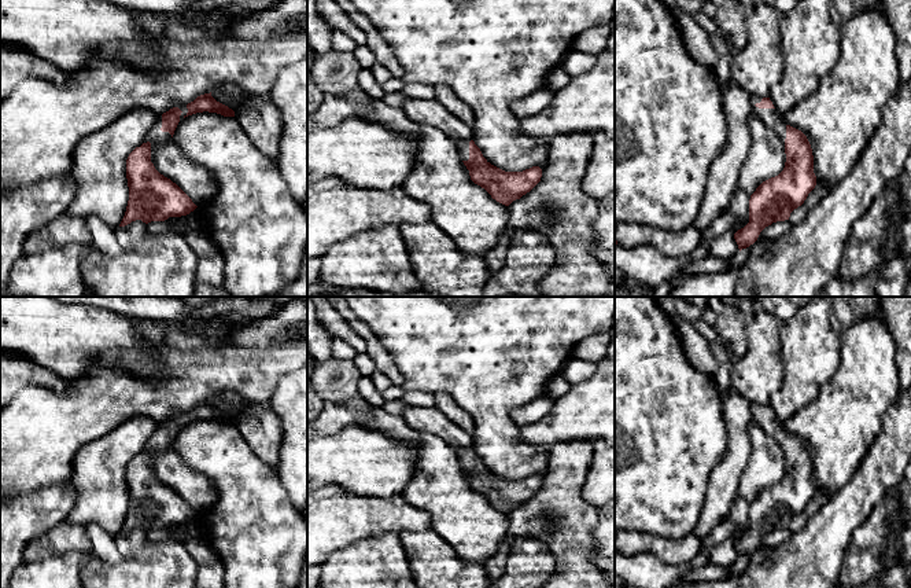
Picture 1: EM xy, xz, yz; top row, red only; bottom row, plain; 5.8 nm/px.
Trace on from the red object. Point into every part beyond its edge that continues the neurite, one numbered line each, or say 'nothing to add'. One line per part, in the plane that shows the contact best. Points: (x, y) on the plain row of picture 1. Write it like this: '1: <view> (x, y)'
1: yz (770, 425)

